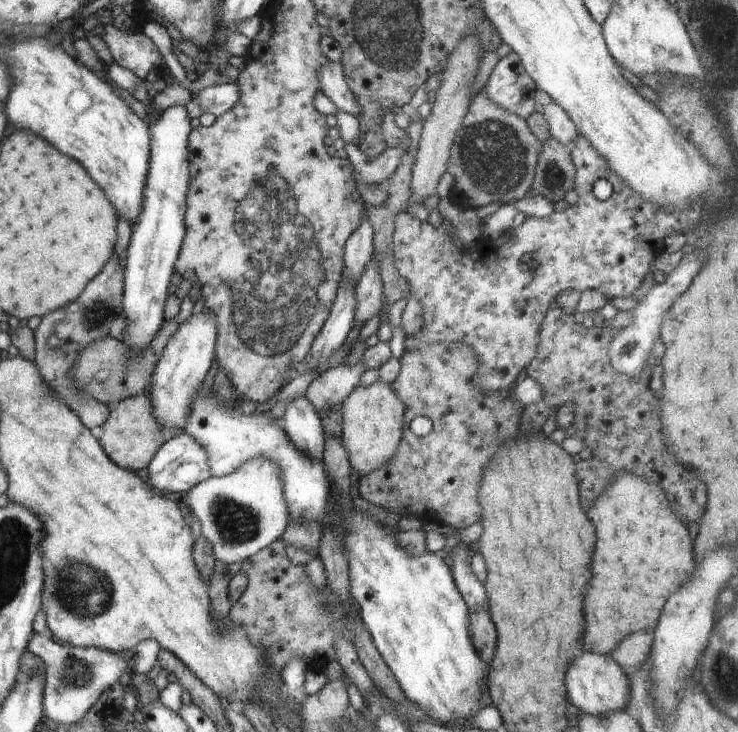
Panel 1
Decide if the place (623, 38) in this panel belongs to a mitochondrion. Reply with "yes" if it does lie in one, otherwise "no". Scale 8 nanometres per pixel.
no

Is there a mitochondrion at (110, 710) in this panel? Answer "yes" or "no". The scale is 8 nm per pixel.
yes

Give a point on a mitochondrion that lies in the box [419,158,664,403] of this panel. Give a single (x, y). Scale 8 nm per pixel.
(554, 178)

